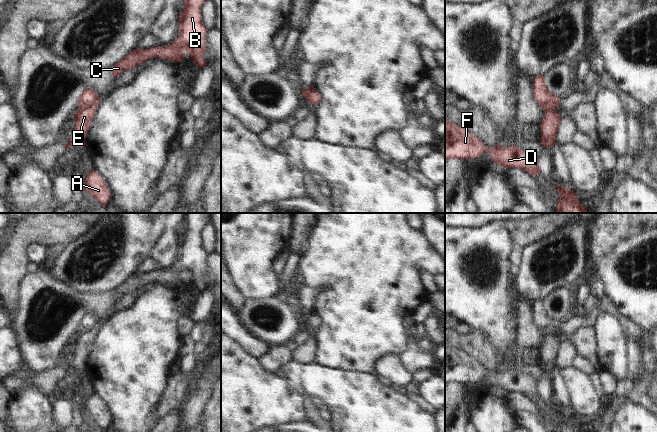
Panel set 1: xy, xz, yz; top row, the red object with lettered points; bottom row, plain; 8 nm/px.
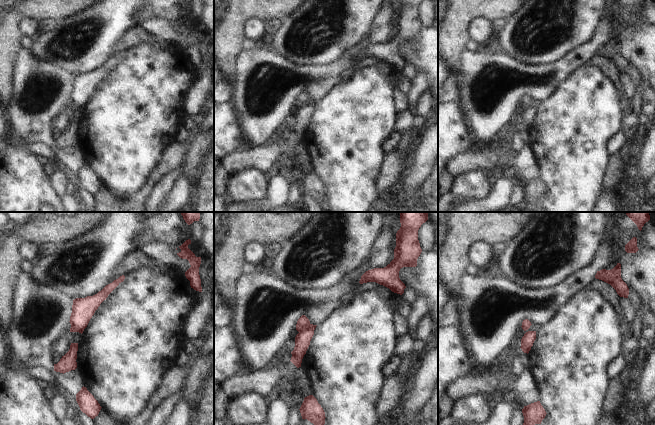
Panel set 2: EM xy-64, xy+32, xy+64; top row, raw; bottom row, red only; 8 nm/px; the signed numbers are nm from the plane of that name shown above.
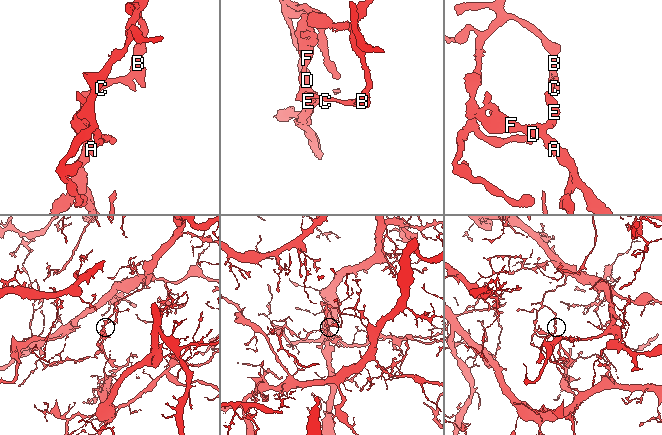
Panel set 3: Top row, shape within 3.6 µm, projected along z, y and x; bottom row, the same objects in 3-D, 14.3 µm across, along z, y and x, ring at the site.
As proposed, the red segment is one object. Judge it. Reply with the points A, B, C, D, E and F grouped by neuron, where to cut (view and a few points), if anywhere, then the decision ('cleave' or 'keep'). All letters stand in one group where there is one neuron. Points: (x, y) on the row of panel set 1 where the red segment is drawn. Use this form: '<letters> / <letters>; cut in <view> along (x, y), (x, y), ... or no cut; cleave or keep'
A D E F / B C; cut in xy along (99, 98), (90, 106), (79, 109); cleave

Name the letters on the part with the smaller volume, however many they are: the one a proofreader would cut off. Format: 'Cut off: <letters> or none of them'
Cut off: A, D, E, F.

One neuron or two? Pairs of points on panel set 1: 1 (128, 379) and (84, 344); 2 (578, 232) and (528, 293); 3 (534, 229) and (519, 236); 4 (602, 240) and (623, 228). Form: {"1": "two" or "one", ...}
{"1": "two", "2": "one", "3": "one", "4": "one"}

